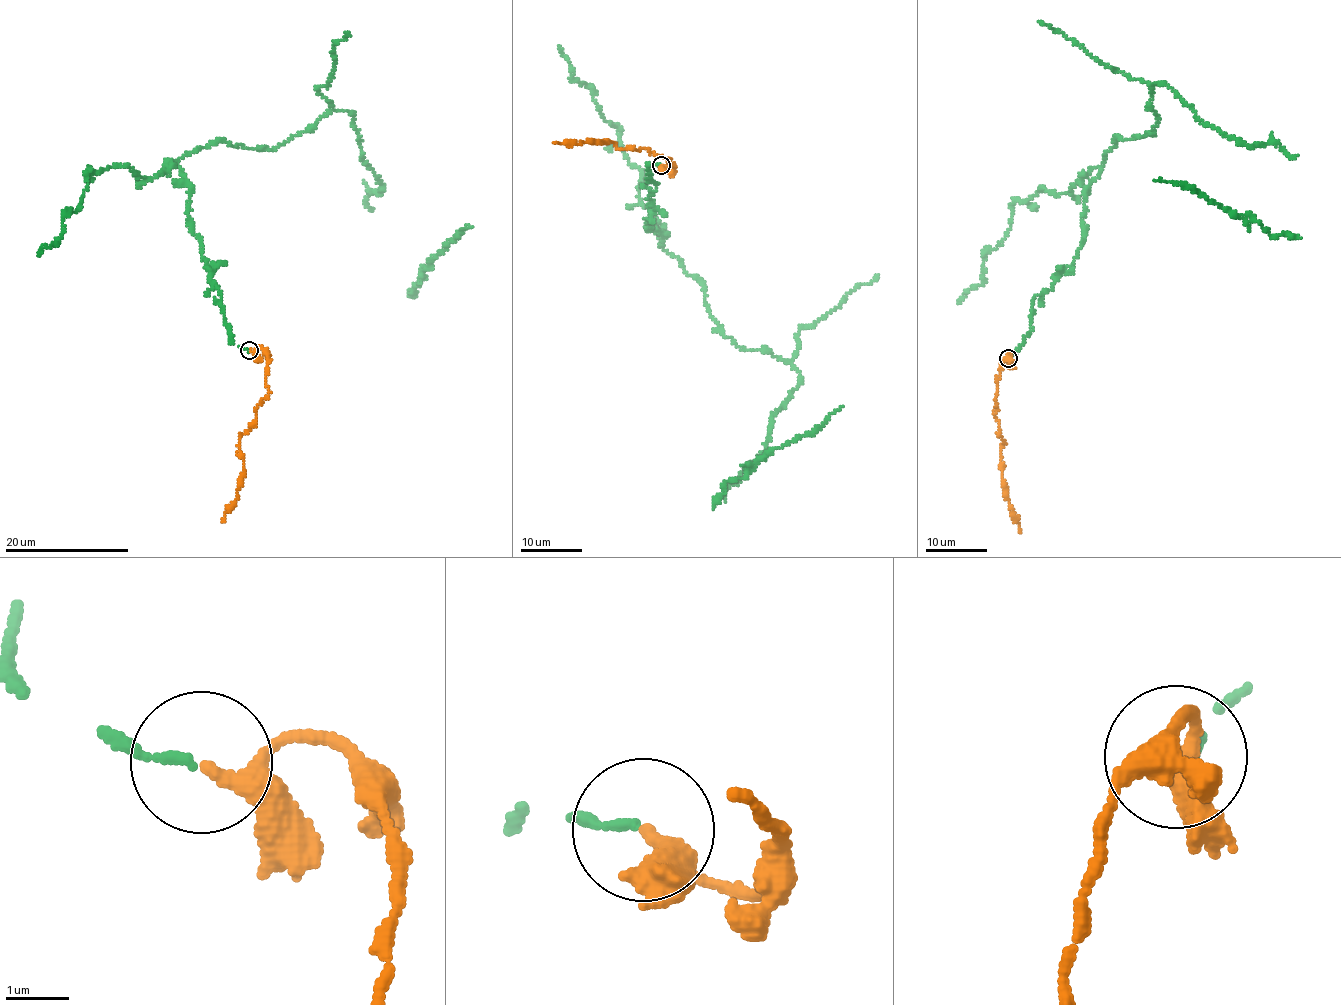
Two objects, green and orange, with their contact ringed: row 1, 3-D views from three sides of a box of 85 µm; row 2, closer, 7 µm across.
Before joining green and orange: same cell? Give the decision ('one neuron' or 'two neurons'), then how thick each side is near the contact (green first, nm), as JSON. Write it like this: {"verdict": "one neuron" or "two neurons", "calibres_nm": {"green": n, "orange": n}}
{"verdict": "one neuron", "calibres_nm": {"green": 130, "orange": 180}}

